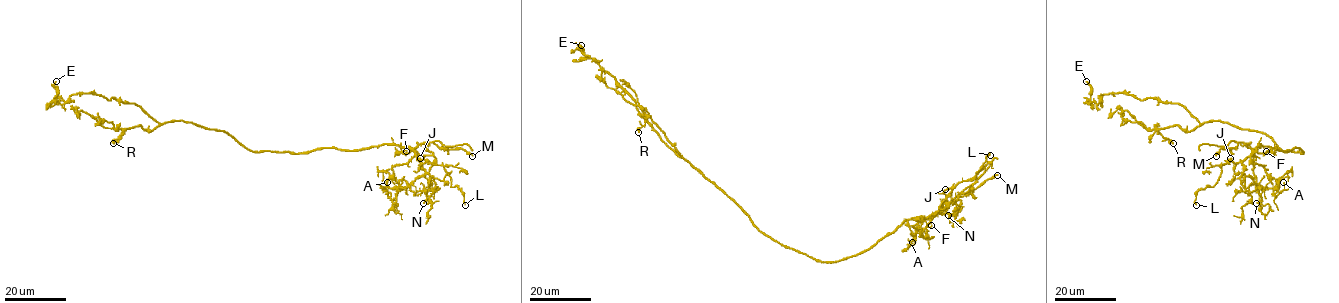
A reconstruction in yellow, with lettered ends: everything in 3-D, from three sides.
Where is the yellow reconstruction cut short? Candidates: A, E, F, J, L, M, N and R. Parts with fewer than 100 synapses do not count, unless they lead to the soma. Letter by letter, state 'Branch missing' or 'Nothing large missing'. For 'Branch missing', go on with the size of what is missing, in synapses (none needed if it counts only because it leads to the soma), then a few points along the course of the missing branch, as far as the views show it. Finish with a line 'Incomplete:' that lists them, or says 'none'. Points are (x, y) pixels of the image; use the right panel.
A: Nothing large missing
E: Nothing large missing
F: Nothing large missing
J: Nothing large missing
L: Nothing large missing
M: Nothing large missing
N: Nothing large missing
R: Nothing large missing
Incomplete: none

